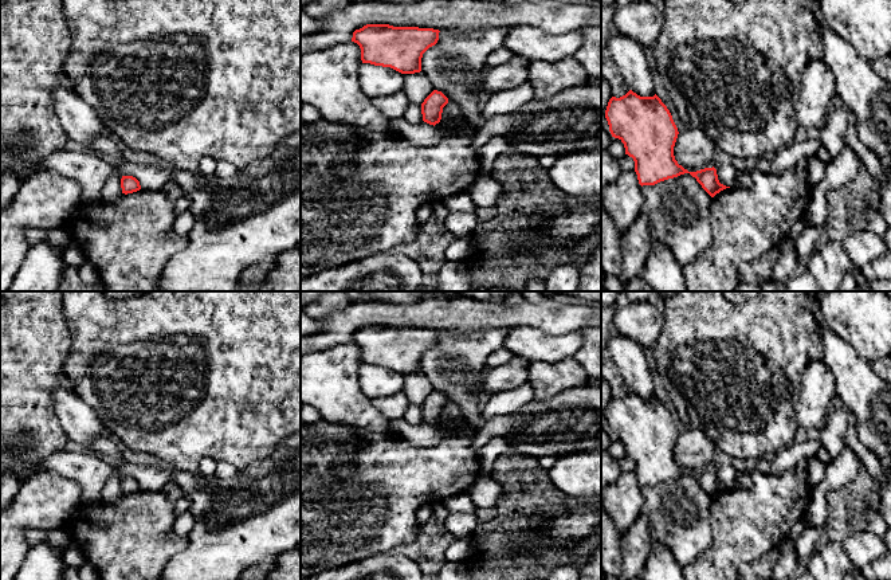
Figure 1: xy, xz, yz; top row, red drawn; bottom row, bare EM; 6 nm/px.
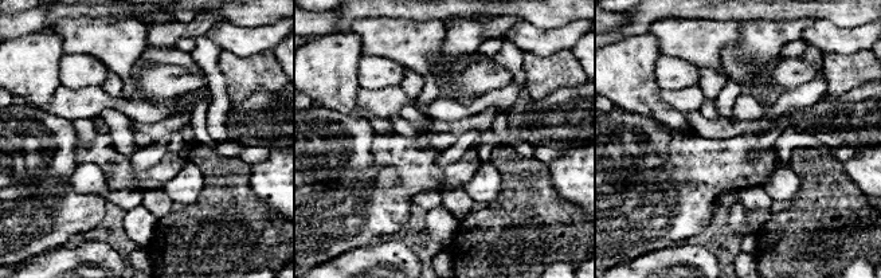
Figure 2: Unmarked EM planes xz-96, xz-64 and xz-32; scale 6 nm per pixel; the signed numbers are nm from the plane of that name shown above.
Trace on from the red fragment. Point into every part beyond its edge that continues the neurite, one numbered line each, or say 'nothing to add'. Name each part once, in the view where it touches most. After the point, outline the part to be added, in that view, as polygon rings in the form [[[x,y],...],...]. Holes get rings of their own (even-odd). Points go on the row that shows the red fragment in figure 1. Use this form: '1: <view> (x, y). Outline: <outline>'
nothing to add

